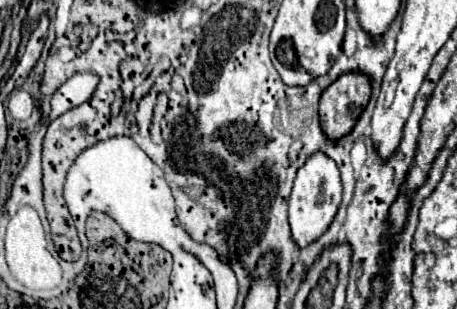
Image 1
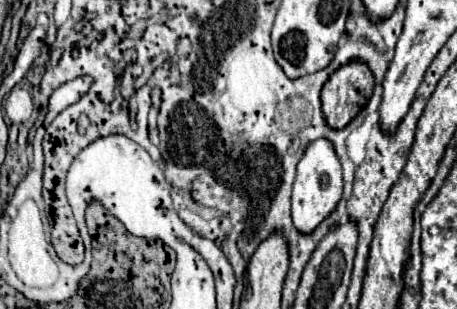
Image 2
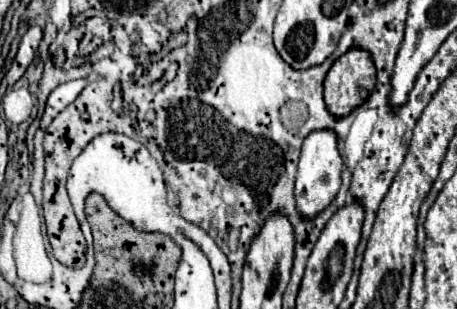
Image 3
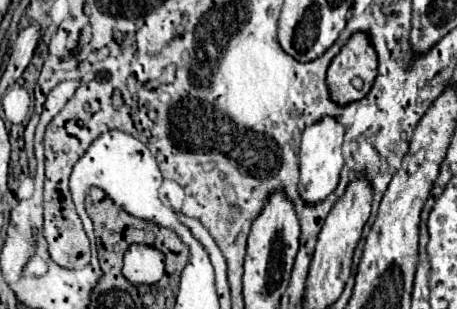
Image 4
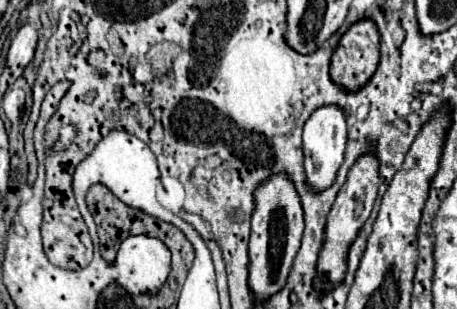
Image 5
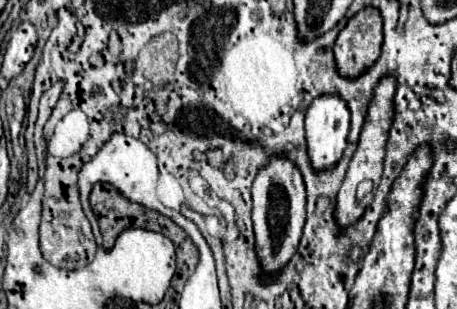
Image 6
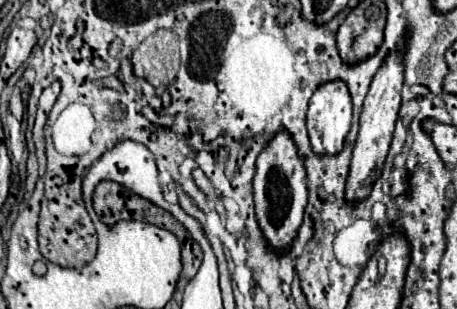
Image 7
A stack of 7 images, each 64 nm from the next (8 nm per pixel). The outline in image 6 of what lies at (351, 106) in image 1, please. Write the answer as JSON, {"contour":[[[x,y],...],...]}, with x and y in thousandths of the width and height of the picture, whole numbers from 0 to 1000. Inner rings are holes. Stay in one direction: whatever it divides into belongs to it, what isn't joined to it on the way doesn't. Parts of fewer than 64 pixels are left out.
{"contour":[[[823,19],[792,26],[761,78],[744,97],[731,181],[740,233],[748,246],[783,246],[810,220],[832,181],[836,149],[836,65]]]}

